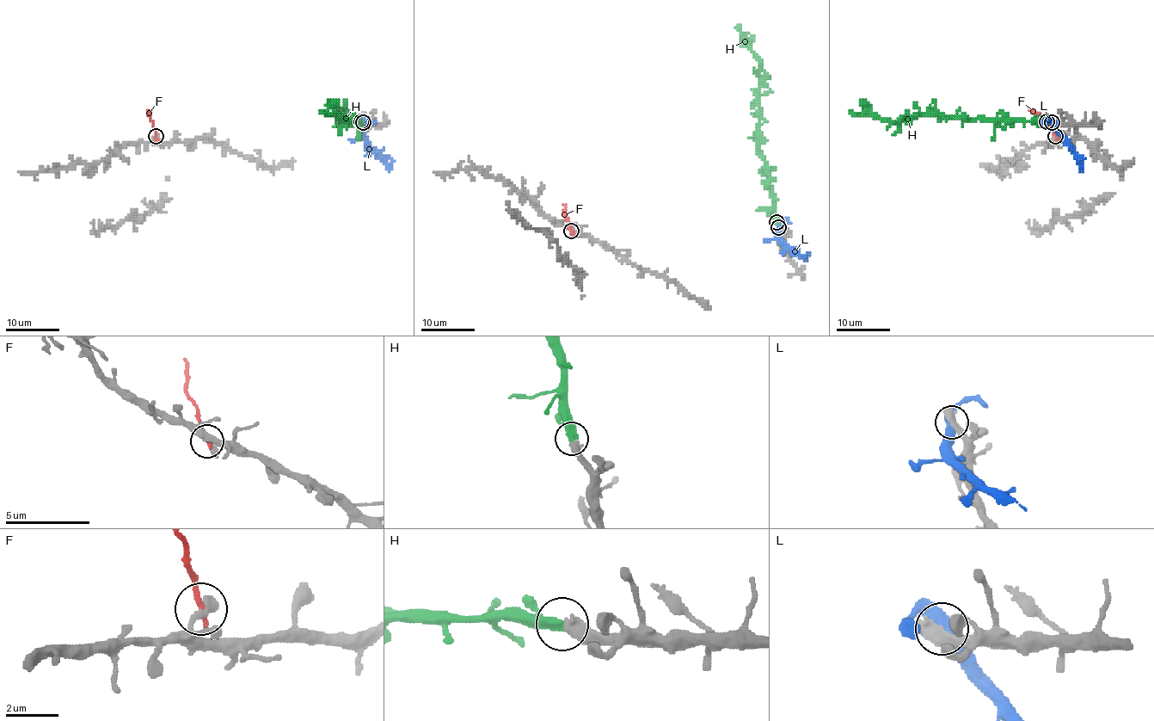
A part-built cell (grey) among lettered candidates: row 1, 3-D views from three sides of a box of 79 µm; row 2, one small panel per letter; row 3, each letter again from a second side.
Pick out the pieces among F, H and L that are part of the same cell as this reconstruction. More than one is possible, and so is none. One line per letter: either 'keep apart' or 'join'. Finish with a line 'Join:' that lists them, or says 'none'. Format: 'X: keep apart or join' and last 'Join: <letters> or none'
F: keep apart
H: join
L: keep apart
Join: H

